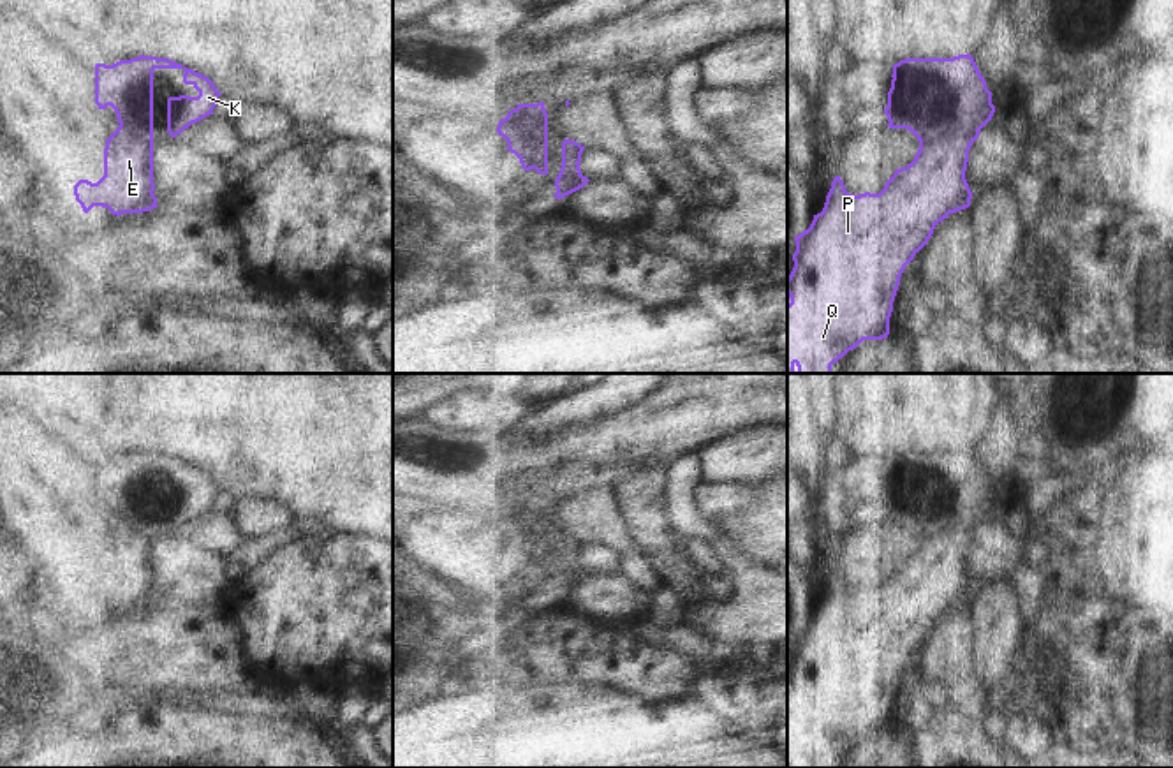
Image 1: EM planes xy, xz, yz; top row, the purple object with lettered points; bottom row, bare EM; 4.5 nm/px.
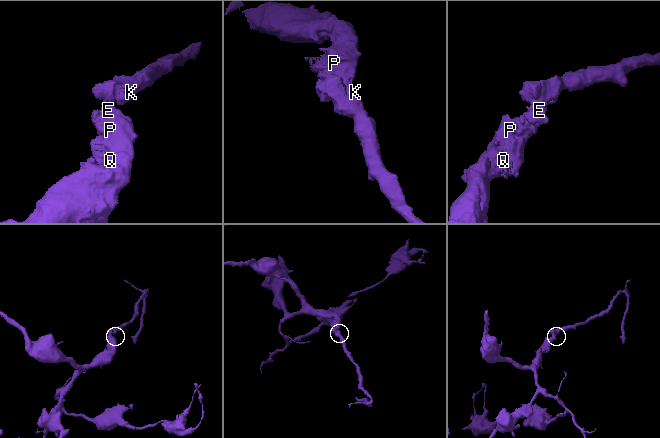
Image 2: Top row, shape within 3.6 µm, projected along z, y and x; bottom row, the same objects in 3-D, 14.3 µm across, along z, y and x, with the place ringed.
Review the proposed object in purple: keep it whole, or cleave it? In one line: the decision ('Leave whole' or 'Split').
Split

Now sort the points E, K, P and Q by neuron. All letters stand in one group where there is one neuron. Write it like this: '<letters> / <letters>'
E P Q / K

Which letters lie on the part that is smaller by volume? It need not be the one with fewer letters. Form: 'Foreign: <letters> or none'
Foreign: K

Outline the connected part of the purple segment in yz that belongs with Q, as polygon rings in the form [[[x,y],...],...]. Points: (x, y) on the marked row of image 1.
[[[974,130],[919,143],[914,160],[896,169],[879,194],[849,194],[840,176],[833,178],[823,211],[794,238],[794,268],[787,277],[787,373],[831,373],[831,365],[863,340],[888,338],[905,266],[939,222],[970,206],[965,171],[978,137]]]

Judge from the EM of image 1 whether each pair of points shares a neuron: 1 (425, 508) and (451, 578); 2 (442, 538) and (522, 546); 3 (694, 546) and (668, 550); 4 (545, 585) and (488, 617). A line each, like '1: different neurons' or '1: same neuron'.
1: different neurons
2: same neuron
3: different neurons
4: same neuron

